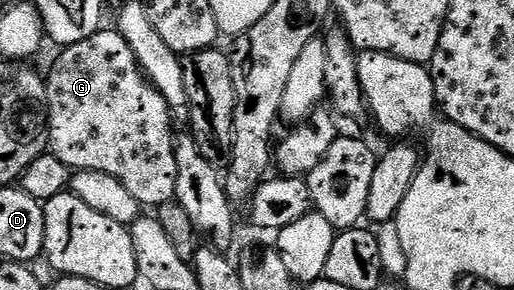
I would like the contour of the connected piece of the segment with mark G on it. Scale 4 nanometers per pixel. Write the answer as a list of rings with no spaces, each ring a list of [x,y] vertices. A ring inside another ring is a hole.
[[[101,27],[97,33],[74,43],[46,73],[48,83],[48,148],[70,171],[89,169],[114,175],[142,207],[155,207],[175,198],[176,137],[172,133],[174,118],[166,99],[144,76],[134,51],[115,28]]]

